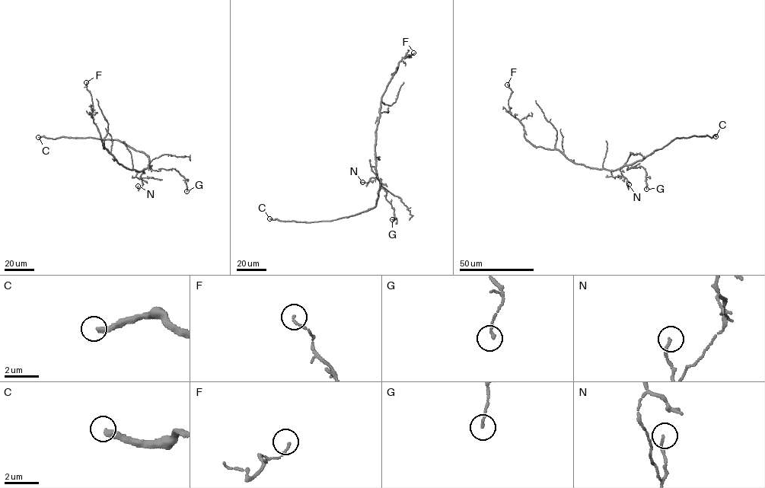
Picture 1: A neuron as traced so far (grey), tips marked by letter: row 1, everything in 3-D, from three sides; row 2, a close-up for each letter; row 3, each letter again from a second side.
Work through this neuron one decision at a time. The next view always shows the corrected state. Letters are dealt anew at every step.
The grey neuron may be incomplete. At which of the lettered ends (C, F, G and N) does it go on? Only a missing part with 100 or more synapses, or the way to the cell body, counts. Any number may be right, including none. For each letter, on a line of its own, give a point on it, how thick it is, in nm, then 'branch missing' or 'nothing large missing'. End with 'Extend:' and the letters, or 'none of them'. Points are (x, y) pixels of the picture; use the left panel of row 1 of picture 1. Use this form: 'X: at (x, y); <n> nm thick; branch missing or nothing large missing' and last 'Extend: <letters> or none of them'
C: at (38, 137); 320 nm thick; branch missing
F: at (86, 82); 110 nm thick; nothing large missing
G: at (186, 191); 140 nm thick; nothing large missing
N: at (138, 186); 140 nm thick; nothing large missing
Extend: C

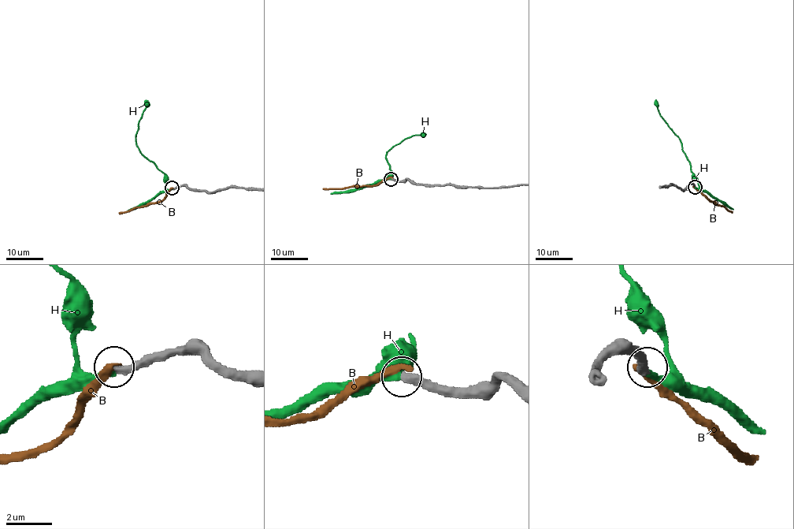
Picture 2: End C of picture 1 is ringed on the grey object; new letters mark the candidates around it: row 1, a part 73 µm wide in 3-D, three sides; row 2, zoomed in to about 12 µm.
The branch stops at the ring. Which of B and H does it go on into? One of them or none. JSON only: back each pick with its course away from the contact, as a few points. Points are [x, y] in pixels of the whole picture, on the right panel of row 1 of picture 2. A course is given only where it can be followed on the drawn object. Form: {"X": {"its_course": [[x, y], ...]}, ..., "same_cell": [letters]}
{"H": {"its_course": [[695, 187], [699, 187], [697, 177], [691, 172], [678, 136], [662, 117], [655, 100]]}, "same_cell": ["H"]}

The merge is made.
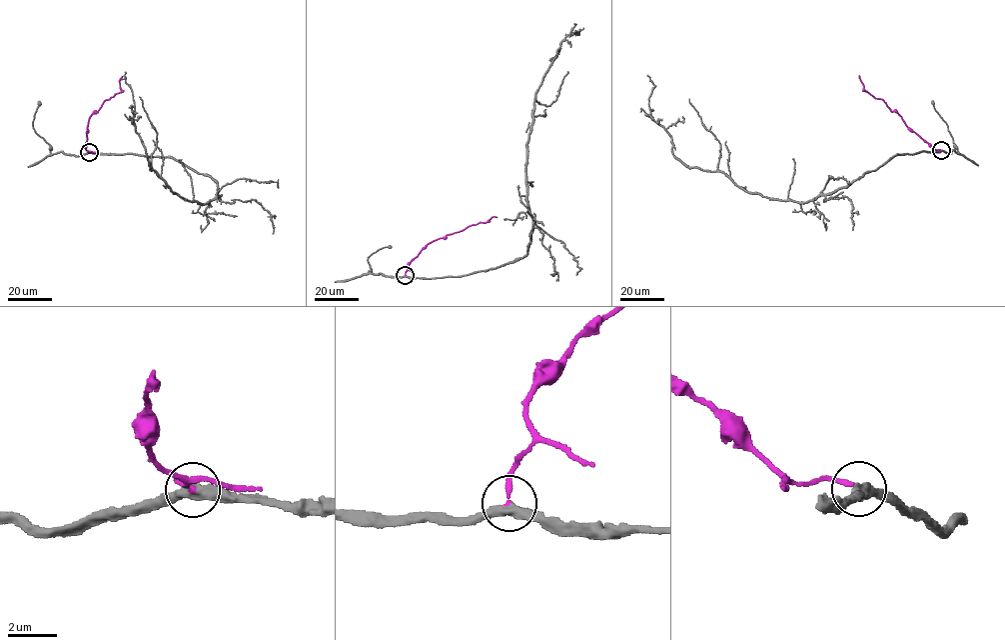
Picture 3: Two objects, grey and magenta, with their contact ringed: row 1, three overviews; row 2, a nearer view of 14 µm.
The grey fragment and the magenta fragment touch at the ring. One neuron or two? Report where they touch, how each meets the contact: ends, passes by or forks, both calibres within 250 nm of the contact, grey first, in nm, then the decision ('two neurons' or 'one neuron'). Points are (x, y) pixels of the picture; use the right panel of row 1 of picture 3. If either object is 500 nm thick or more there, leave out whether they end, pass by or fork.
place (941, 150); grey passes by; magenta ends; calibres 420 and 200 nm; one neuron

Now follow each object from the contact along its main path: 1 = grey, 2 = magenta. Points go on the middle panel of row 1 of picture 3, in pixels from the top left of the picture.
1: (405, 275), (466, 275), (525, 256), (532, 226), (525, 163), (535, 92), (562, 40), (583, 27)
2: (405, 275), (408, 265), (428, 244), (497, 217)

